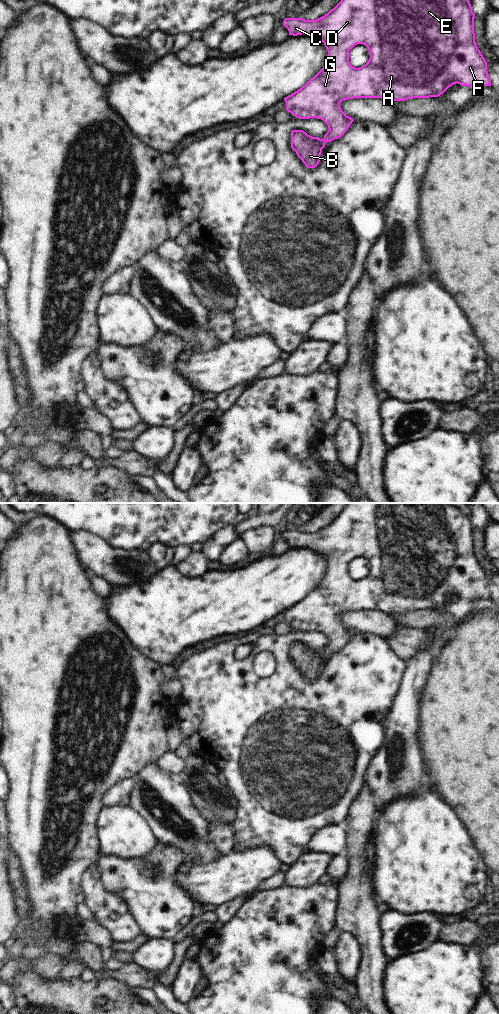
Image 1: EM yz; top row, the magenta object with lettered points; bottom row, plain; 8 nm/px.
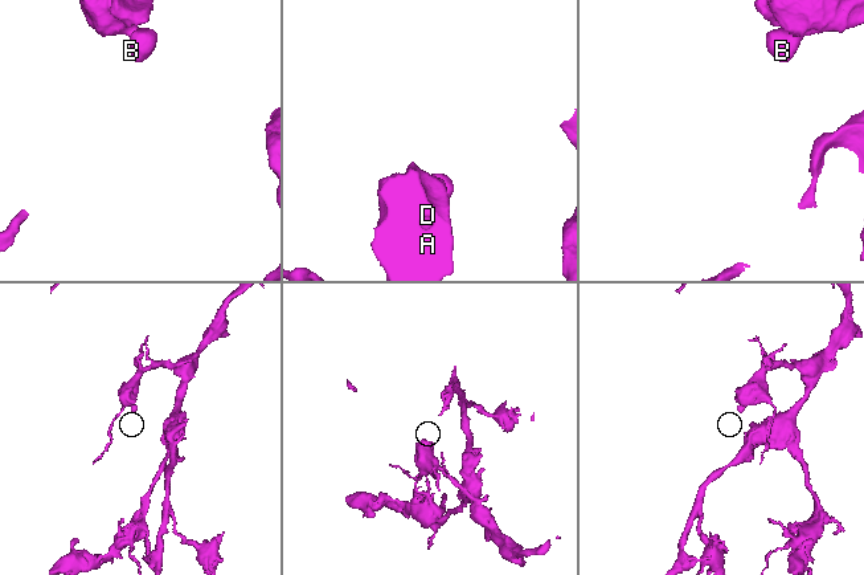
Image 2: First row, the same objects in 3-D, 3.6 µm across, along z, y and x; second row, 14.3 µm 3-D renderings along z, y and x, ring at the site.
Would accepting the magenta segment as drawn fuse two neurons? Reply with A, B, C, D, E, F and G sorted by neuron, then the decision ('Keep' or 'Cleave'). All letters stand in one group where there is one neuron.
Groups: A B C D E F G. Keep.

